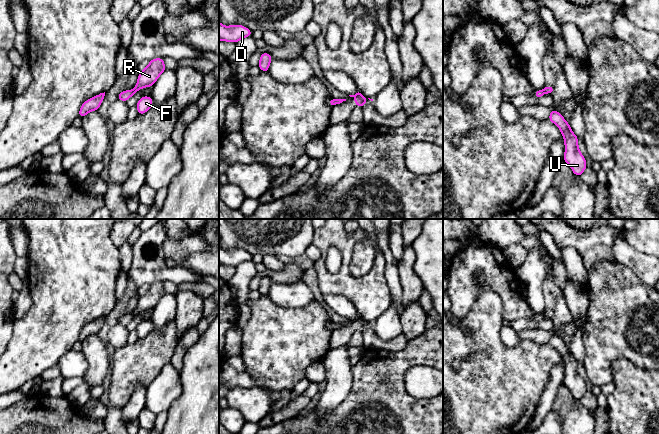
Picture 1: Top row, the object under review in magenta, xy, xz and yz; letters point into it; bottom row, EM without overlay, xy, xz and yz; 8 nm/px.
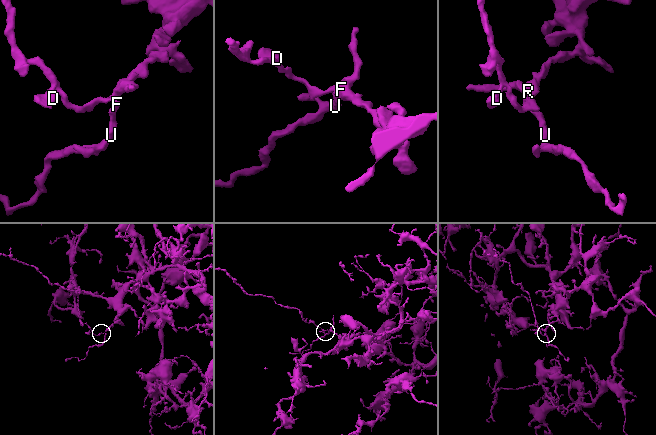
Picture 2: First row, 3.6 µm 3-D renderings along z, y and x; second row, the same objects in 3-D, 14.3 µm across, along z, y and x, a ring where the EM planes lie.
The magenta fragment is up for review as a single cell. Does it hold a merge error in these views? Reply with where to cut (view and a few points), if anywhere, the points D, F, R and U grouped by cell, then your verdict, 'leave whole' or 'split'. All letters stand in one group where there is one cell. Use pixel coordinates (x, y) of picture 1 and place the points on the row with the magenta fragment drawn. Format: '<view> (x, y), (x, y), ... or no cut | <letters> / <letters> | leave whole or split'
xy (132, 90), (136, 91) | D F U / R | split

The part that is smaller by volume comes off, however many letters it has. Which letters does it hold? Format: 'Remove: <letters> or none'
Remove: D, F, U

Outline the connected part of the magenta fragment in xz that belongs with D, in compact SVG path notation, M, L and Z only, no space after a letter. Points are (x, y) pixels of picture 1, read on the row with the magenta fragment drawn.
M219 21L219 41L237 43L239 40L251 35L252 30L243 25L223 26Z

